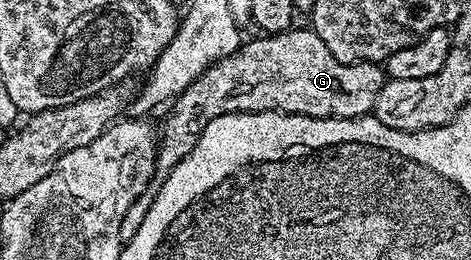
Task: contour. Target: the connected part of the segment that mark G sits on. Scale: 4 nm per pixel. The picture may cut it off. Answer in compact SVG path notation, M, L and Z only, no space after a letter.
M292 26L287 32L277 32L274 34L260 35L260 40L251 40L244 43L232 56L222 56L215 64L211 64L200 76L193 81L187 89L179 96L175 97L173 103L170 105L169 111L171 113L167 116L167 125L161 128L161 160L167 163L168 169L176 168L187 153L191 151L193 141L198 137L200 132L205 130L205 126L213 118L224 116L230 112L296 112L302 116L313 116L315 118L331 119L332 116L337 118L353 118L354 116L365 116L375 111L375 103L377 102L377 94L381 94L385 83L385 72L378 63L370 60L363 60L360 64L346 64L337 58L333 58L333 54L329 54L329 46L325 46L325 42L321 42L321 38L310 27Z

